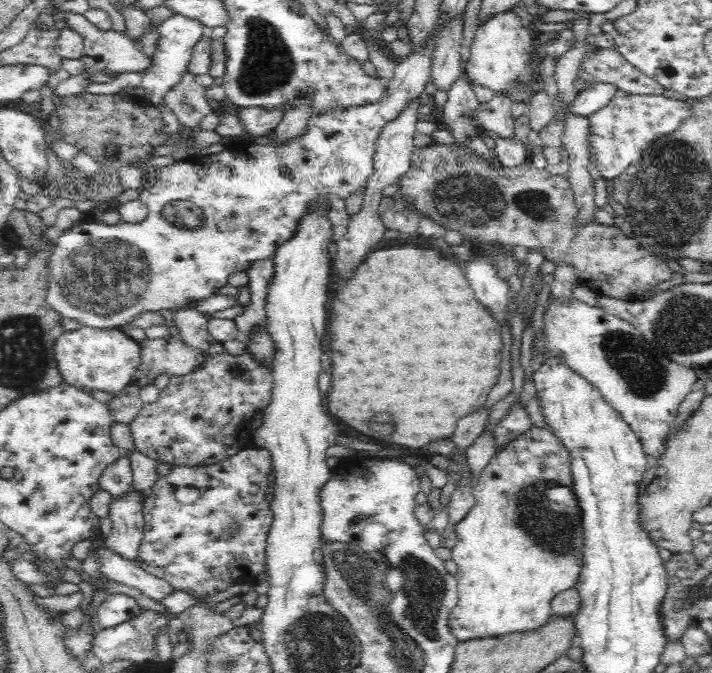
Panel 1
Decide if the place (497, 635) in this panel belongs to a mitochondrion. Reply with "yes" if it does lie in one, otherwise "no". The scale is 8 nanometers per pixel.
no

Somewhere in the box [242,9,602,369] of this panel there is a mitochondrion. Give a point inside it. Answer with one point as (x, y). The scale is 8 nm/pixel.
(487, 203)

